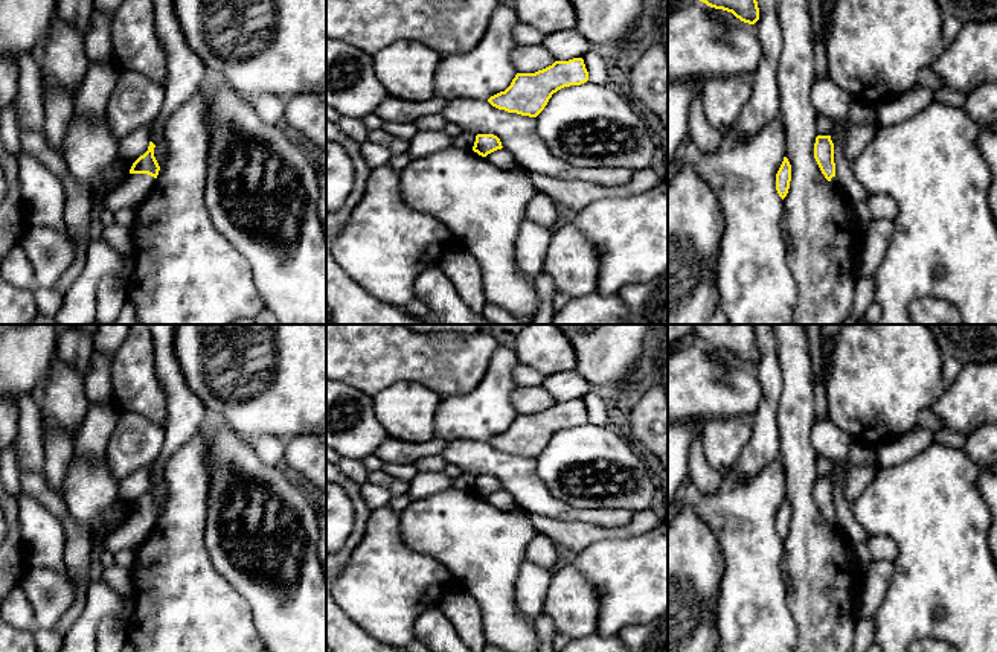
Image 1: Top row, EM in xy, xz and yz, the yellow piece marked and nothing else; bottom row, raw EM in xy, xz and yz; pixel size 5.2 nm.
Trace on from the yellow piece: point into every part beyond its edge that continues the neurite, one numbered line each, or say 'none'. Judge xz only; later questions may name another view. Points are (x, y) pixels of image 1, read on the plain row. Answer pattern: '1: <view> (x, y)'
none

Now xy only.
1: xy (136, 527)

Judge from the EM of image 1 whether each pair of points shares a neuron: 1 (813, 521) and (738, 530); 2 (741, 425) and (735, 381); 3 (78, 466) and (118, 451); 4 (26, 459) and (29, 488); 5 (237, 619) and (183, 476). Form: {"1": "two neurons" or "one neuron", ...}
{"1": "two neurons", "2": "two neurons", "3": "two neurons", "4": "two neurons", "5": "one neuron"}

